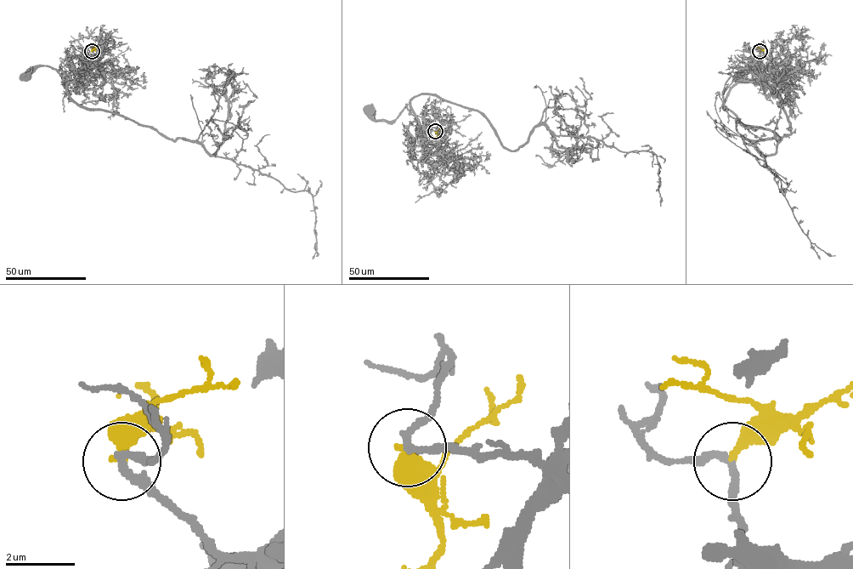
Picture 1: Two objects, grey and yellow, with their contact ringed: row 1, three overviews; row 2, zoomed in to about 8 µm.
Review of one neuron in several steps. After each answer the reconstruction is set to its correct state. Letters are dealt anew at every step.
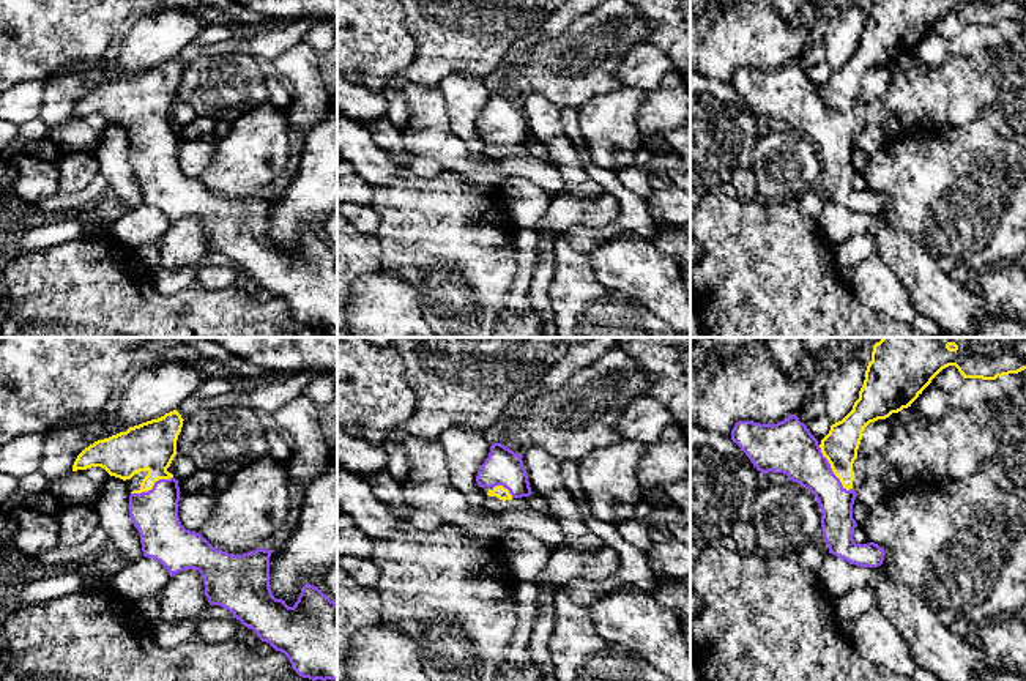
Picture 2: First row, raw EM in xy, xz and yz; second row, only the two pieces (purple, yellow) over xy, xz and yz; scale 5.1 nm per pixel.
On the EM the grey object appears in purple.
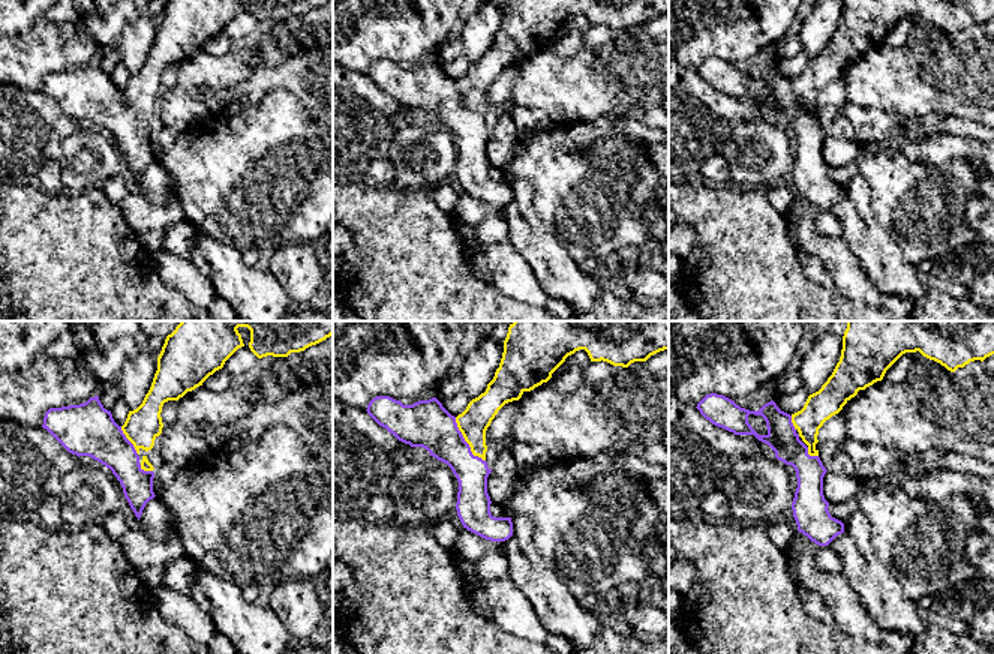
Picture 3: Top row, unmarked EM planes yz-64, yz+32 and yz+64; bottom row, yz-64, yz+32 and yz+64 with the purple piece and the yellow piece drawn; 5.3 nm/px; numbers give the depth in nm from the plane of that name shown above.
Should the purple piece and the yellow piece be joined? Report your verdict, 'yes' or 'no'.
yes

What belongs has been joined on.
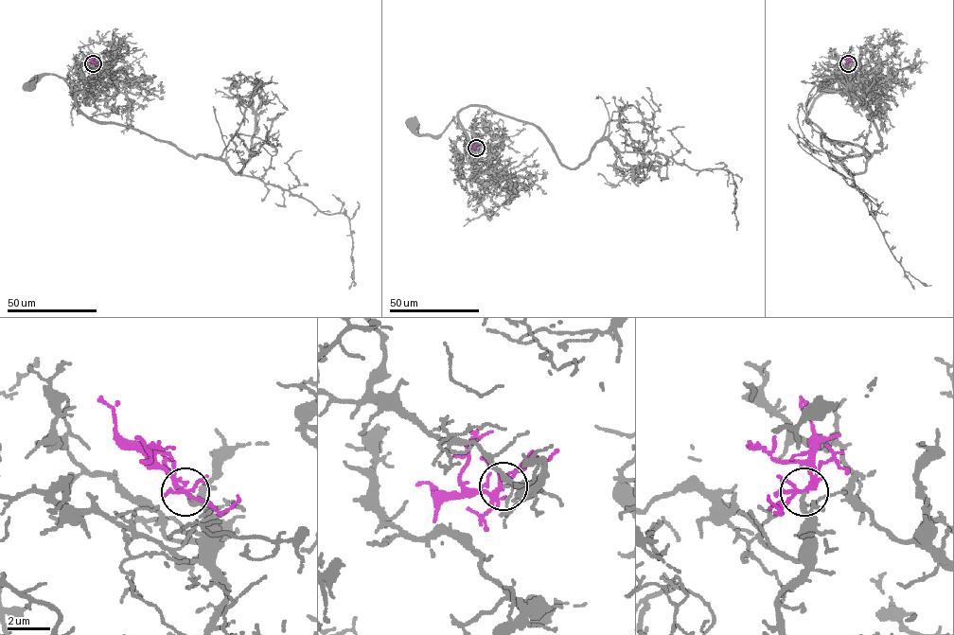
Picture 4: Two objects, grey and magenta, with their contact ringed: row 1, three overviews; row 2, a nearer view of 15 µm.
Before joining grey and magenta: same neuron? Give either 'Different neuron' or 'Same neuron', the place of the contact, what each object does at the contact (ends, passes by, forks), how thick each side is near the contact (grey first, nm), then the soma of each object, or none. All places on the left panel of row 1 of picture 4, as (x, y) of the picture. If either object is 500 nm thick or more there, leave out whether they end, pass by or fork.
Same neuron. Place: (93, 63). At the ring grey passes by. At the ring magenta forks. Thickness 130 nm (grey) against 180 nm. Soma of grey: (30, 85). Soma of magenta: none

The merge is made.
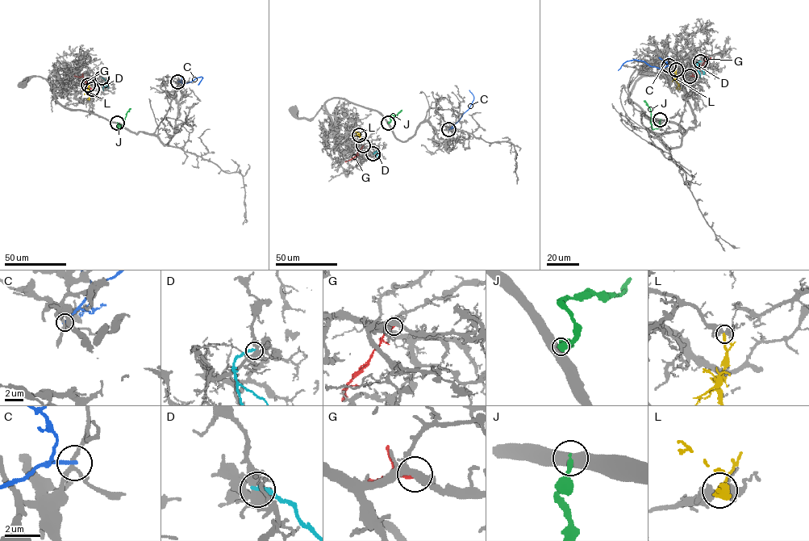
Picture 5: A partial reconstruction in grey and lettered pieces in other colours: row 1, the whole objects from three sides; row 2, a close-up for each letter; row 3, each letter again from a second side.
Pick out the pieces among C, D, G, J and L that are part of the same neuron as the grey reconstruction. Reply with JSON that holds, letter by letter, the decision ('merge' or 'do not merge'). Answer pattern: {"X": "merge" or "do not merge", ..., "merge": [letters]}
{"C": "do not merge", "D": "do not merge", "G": "do not merge", "J": "do not merge", "L": "merge", "merge": ["L"]}

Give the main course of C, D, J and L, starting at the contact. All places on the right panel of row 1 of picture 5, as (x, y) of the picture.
C: (669, 66), (658, 69), (635, 60), (627, 60), (618, 70)
D: (700, 61), (697, 63), (699, 77)
J: (660, 119), (658, 127), (653, 129), (650, 108), (644, 101)
L: (676, 70), (675, 80), (678, 90)

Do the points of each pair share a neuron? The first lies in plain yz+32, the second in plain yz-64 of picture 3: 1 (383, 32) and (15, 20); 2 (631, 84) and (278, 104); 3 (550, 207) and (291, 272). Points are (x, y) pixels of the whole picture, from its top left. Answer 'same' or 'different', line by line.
1: different
2: different
3: different

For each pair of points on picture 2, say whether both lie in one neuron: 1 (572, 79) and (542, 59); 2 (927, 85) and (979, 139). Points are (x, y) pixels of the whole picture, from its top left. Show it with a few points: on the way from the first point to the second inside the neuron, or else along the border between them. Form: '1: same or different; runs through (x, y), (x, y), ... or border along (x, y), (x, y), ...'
1: same; runs through (565, 71), (550, 66)
2: different; border along (996, 106), (985, 106), (963, 123), (927, 130)

